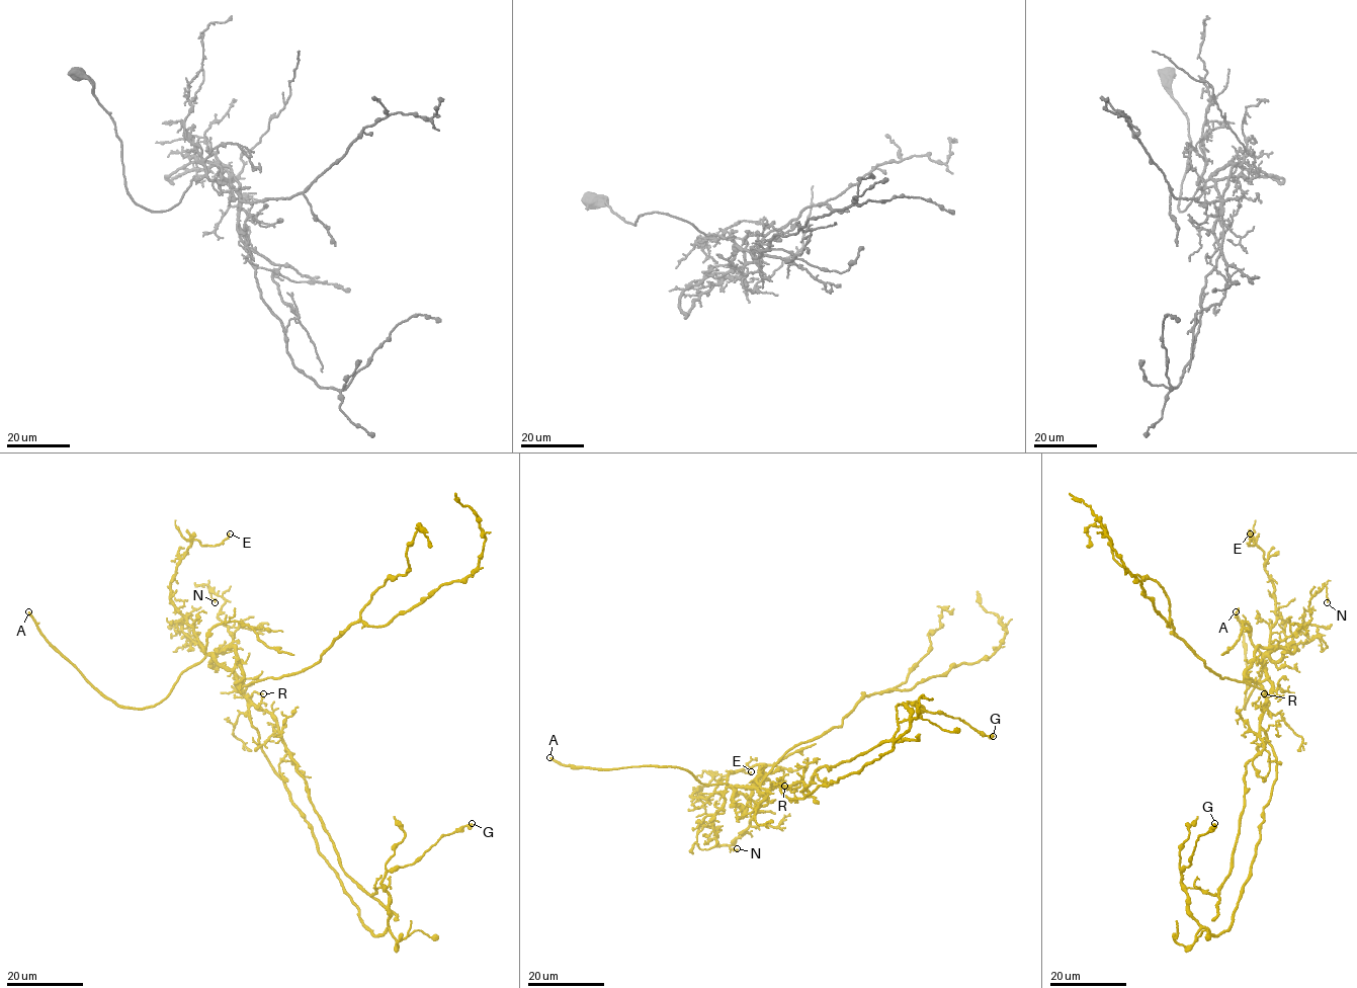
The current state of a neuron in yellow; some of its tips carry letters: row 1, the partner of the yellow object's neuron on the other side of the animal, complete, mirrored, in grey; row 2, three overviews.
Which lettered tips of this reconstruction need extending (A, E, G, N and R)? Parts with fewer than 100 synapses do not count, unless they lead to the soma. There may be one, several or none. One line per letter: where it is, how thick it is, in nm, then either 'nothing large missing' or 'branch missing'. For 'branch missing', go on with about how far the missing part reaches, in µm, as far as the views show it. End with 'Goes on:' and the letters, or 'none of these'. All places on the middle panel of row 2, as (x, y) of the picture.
A: at (549, 757); 240 nm thick; branch missing; about 25 µm are missing
E: at (751, 771); 160 nm thick; nothing large missing
G: at (993, 736); 500 nm thick; nothing large missing
N: at (737, 848); 140 nm thick; nothing large missing
R: at (784, 786); 110 nm thick; nothing large missing
Goes on: A

